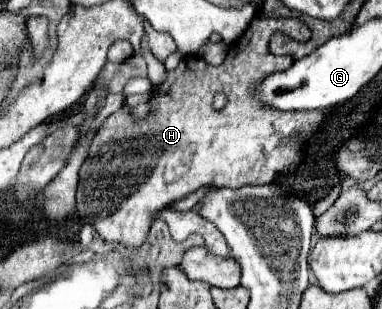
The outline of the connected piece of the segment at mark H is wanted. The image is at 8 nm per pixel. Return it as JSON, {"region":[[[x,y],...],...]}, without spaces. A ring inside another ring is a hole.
{"region":[[[257,16],[257,18],[253,18],[253,22],[251,22],[251,26],[247,28],[247,32],[229,48],[227,58],[223,60],[223,64],[213,66],[213,64],[205,62],[203,58],[199,58],[199,56],[185,56],[185,58],[181,58],[181,62],[179,62],[179,66],[177,66],[175,70],[167,70],[167,78],[153,90],[153,94],[151,94],[151,98],[149,98],[149,114],[147,114],[145,118],[133,118],[131,108],[129,108],[127,104],[123,104],[121,110],[113,112],[113,114],[101,124],[101,128],[95,132],[93,142],[91,142],[91,146],[89,146],[89,156],[87,156],[85,164],[81,166],[79,188],[77,188],[77,218],[79,218],[79,222],[81,222],[81,224],[91,224],[91,226],[95,228],[97,236],[99,236],[103,242],[115,242],[115,244],[121,244],[121,246],[125,246],[125,248],[139,250],[139,248],[145,244],[145,240],[147,240],[147,236],[149,236],[149,228],[151,228],[153,220],[157,218],[157,214],[159,214],[161,210],[169,208],[171,204],[175,204],[175,202],[187,198],[189,194],[193,194],[193,192],[197,192],[197,190],[201,190],[201,188],[205,188],[205,186],[209,186],[209,188],[233,188],[233,190],[243,188],[243,186],[257,186],[257,184],[261,186],[261,184],[269,184],[269,182],[271,182],[277,174],[281,174],[281,172],[293,172],[293,170],[297,168],[297,164],[301,162],[301,148],[311,140],[313,132],[319,128],[319,124],[323,122],[323,118],[325,118],[327,112],[321,112],[321,110],[317,110],[317,112],[305,112],[305,110],[303,110],[303,112],[279,112],[279,110],[261,108],[261,106],[253,104],[253,100],[251,100],[251,86],[253,86],[255,82],[259,82],[261,78],[265,78],[267,74],[277,72],[277,70],[285,70],[285,68],[289,68],[289,66],[293,64],[291,56],[275,56],[275,54],[269,52],[269,42],[271,42],[271,36],[273,36],[275,32],[283,32],[285,36],[289,36],[289,38],[293,38],[293,40],[297,40],[297,42],[307,42],[307,40],[309,40],[309,28],[307,28],[303,22],[299,22],[297,18],[259,18],[259,16]],[[219,92],[223,92],[223,94],[227,96],[227,104],[225,104],[223,110],[215,110],[215,108],[213,108],[213,98],[215,98],[215,94],[219,94]]]}

